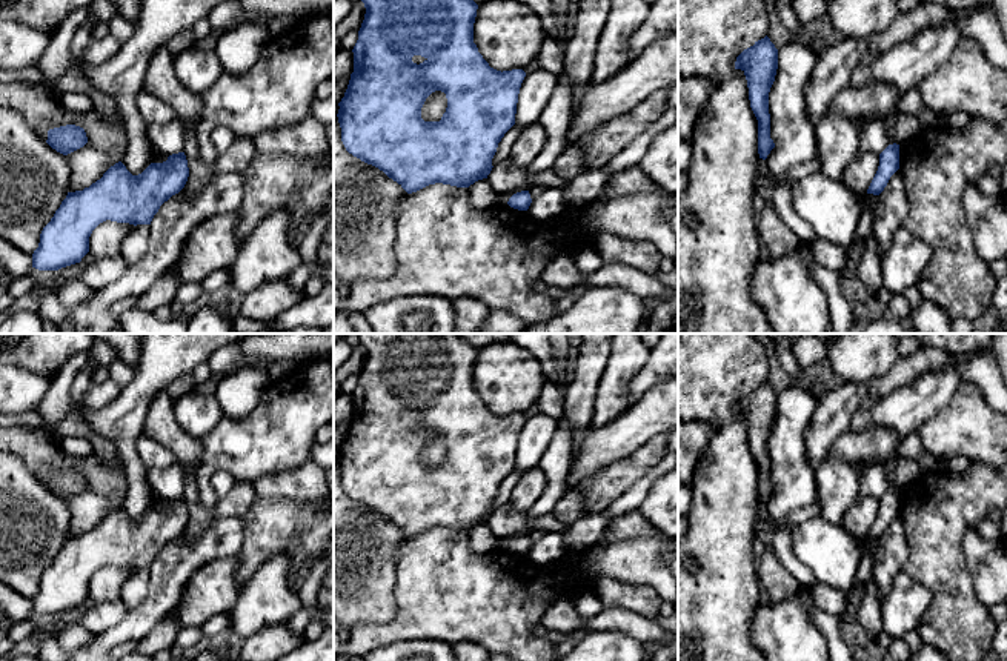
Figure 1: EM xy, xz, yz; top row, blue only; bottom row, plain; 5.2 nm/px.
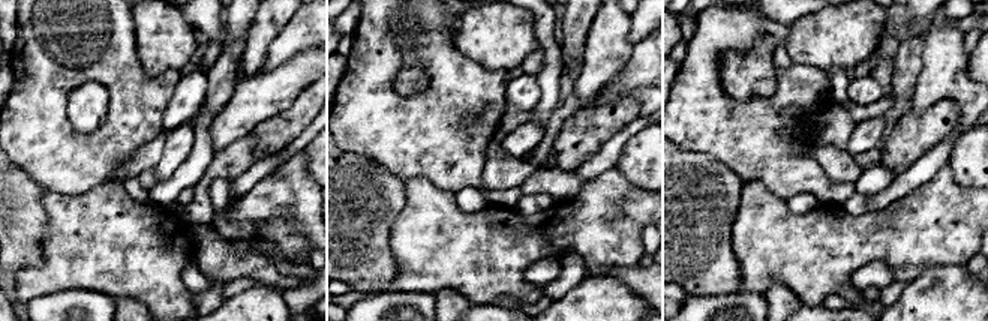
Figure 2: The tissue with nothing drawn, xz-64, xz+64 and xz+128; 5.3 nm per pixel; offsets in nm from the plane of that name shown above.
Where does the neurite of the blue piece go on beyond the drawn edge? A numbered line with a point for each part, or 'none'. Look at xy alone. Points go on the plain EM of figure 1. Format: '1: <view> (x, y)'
none

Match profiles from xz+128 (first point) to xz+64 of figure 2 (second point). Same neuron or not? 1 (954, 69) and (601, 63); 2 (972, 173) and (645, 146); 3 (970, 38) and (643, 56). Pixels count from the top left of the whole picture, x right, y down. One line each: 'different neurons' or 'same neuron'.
1: same neuron
2: same neuron
3: different neurons

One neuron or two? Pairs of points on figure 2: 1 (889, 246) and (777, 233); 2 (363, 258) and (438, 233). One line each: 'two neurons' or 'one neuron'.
1: one neuron
2: two neurons

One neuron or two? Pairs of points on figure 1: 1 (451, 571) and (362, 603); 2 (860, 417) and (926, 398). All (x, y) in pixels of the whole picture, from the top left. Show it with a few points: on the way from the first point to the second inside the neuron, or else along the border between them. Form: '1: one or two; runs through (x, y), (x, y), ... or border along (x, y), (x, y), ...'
1: two; border along (398, 557), (395, 615), (388, 621), (372, 623)
2: one; runs through (877, 414), (904, 411), (909, 406)

